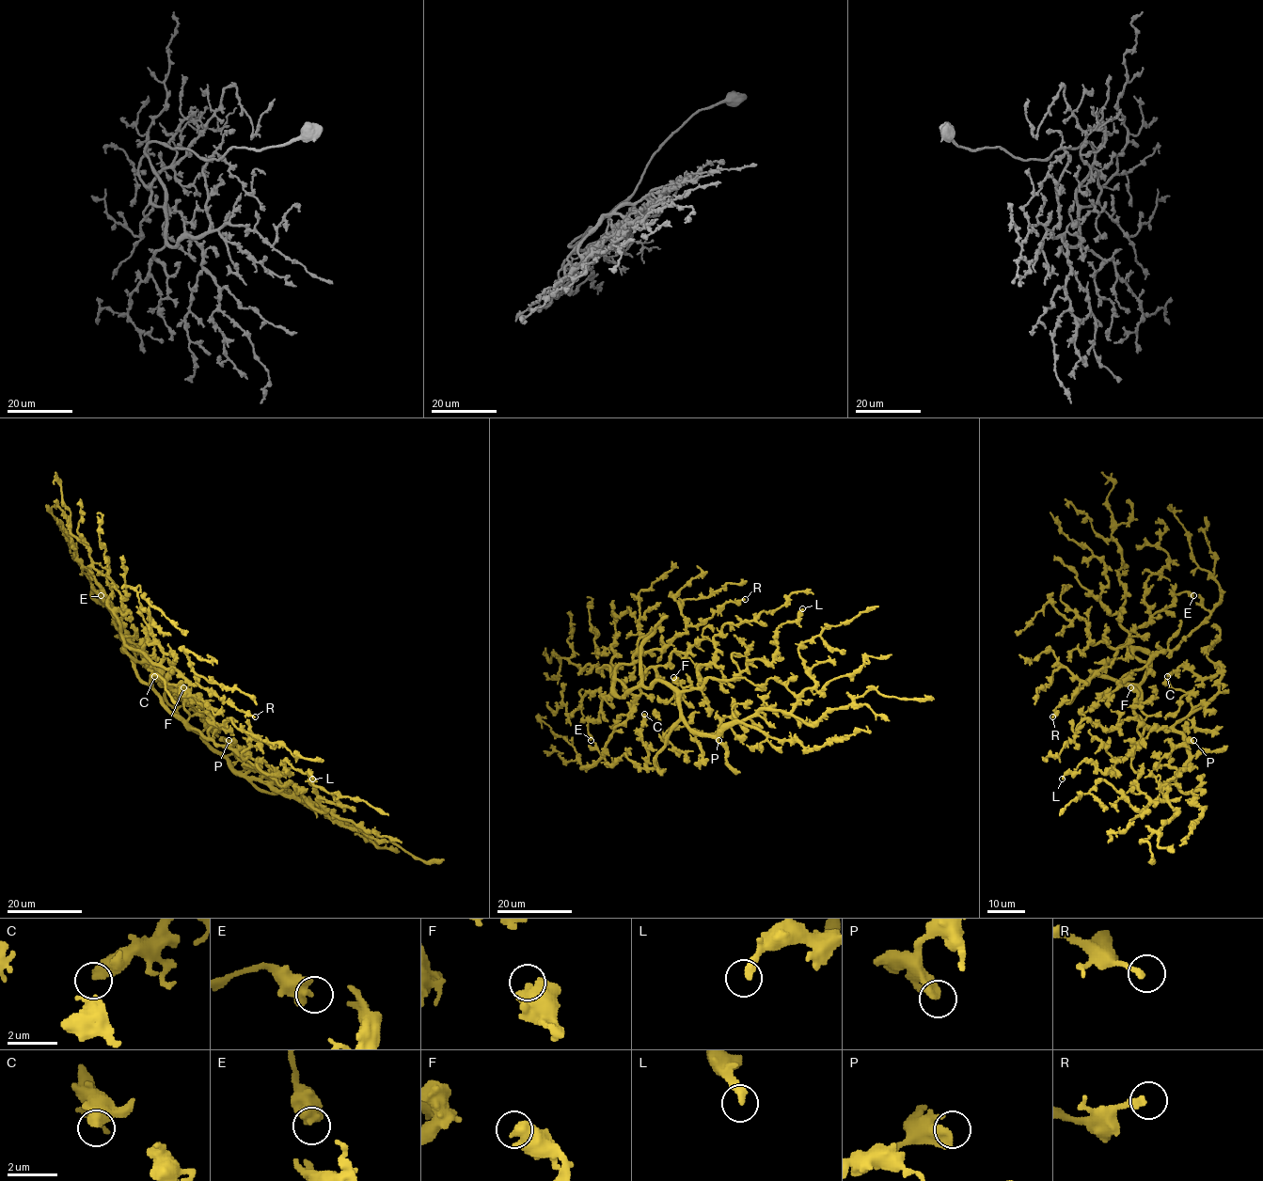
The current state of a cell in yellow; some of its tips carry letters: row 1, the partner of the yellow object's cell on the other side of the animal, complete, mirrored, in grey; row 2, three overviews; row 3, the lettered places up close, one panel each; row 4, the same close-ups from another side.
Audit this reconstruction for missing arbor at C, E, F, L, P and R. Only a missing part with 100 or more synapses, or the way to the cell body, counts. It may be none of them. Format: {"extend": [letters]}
{"extend": []}

